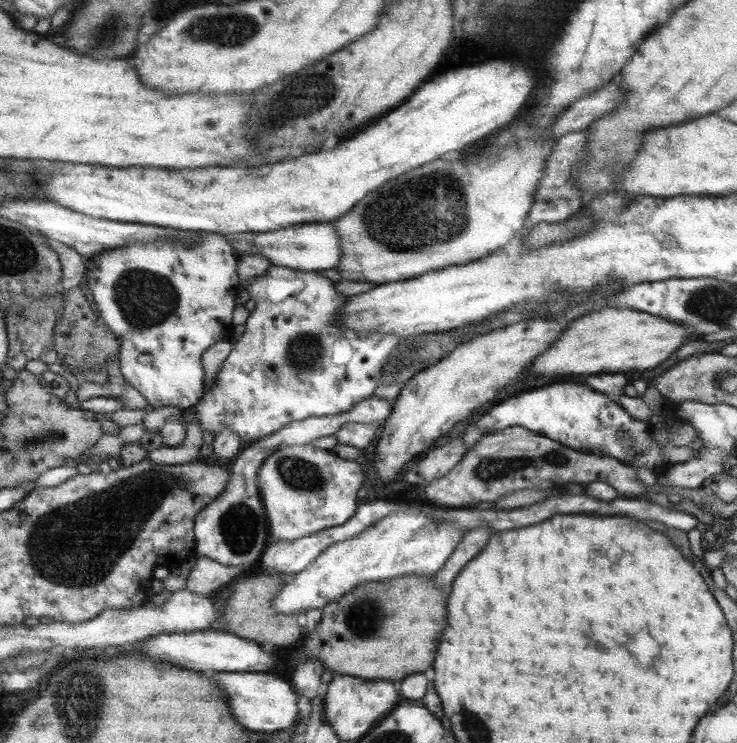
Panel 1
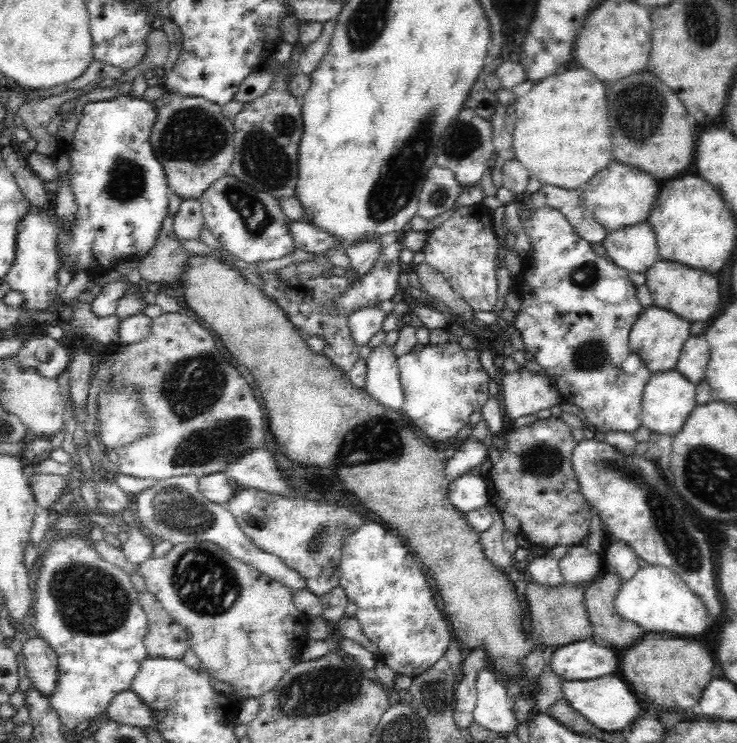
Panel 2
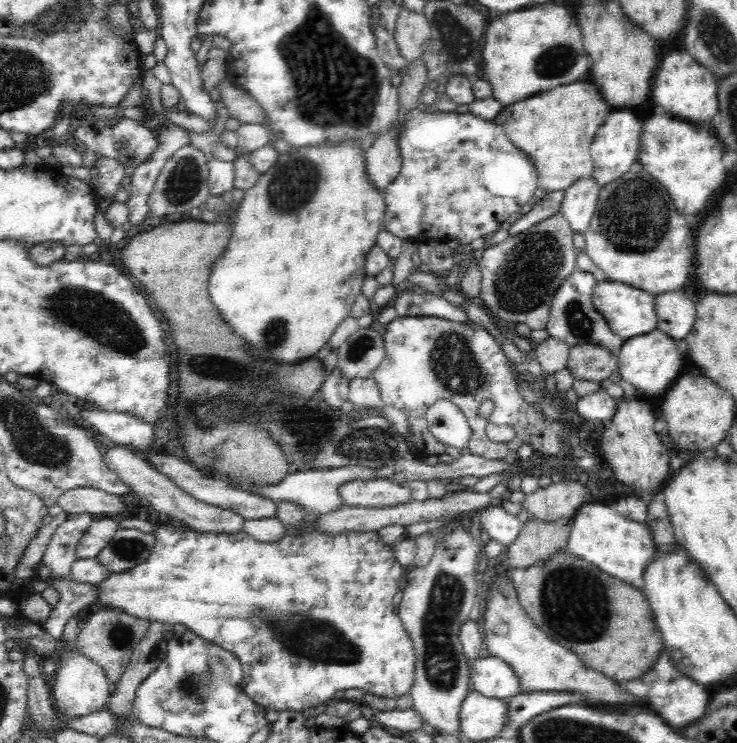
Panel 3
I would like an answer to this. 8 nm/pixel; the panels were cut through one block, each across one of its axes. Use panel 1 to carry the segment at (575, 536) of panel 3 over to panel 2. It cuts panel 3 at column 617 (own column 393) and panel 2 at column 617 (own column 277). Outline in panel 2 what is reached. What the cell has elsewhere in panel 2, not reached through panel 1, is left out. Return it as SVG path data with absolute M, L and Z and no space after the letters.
M641 563L640 568L627 581L623 581L613 600L615 611L626 620L636 623L644 632L676 632L682 638L704 632L712 620L708 617L702 599L670 568Z

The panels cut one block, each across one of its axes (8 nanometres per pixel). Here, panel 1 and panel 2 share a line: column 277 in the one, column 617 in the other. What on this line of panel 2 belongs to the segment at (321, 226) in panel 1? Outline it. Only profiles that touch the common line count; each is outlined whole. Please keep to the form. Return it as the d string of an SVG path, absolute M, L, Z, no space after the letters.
M640 222L635 226L609 231L608 236L602 240L602 248L604 248L607 260L628 273L642 274L652 264L662 260L658 251L656 236L648 222Z

